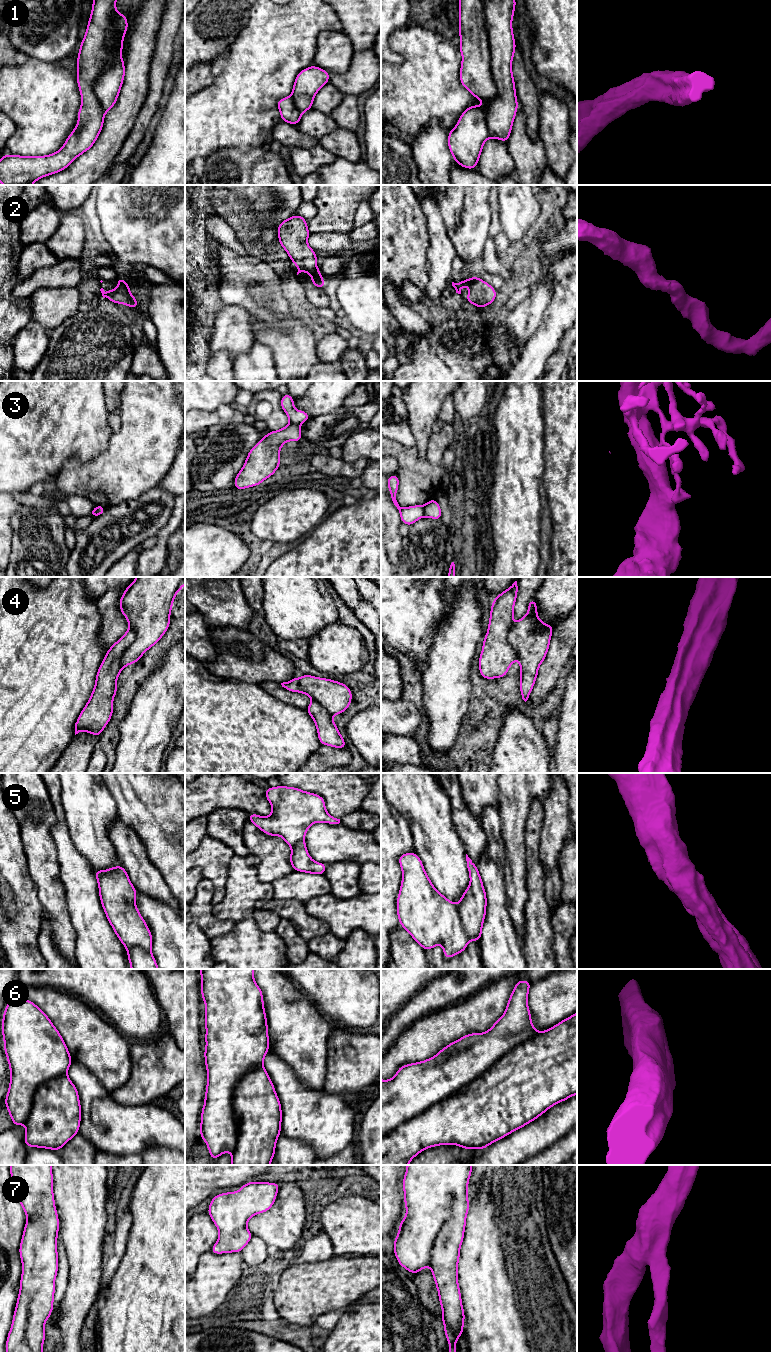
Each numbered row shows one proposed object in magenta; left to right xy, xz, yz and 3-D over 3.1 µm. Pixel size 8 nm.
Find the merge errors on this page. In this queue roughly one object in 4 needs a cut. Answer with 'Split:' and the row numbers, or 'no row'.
Split: 3, 6

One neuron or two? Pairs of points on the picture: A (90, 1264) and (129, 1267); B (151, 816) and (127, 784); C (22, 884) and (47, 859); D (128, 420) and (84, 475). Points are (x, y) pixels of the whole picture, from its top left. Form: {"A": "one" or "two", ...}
{"A": "two", "B": "one", "C": "two", "D": "one"}

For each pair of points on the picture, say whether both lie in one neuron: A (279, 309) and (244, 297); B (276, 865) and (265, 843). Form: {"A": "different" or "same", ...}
{"A": "same", "B": "same"}

